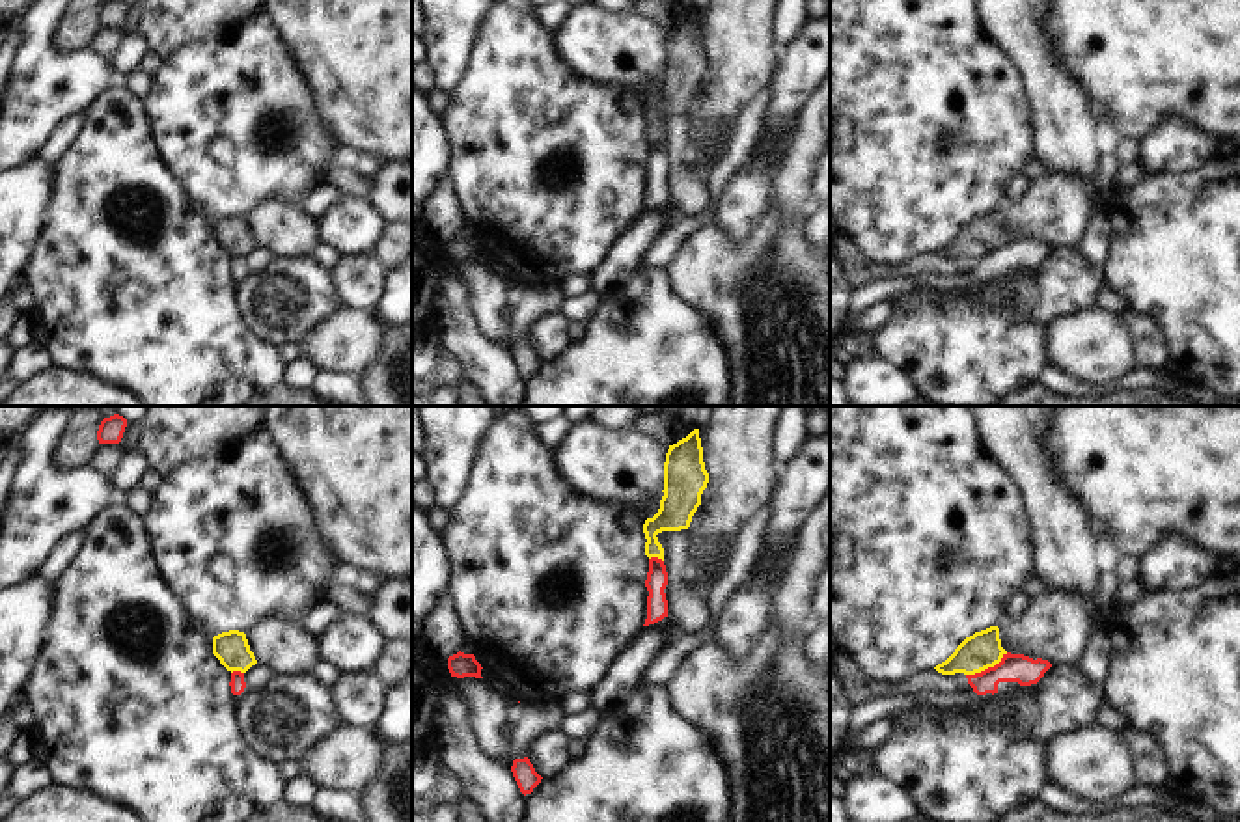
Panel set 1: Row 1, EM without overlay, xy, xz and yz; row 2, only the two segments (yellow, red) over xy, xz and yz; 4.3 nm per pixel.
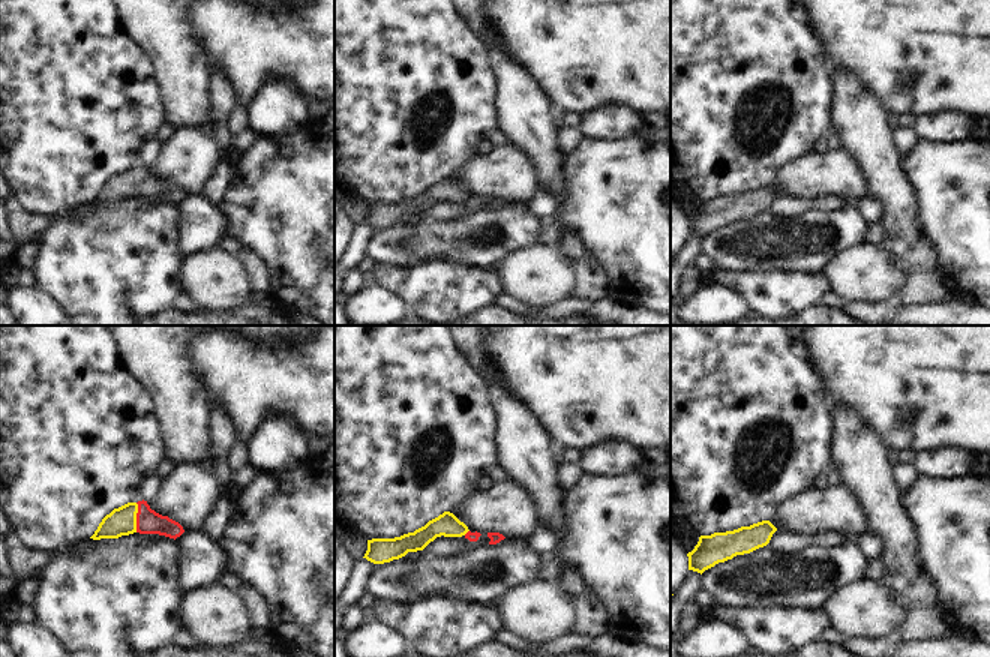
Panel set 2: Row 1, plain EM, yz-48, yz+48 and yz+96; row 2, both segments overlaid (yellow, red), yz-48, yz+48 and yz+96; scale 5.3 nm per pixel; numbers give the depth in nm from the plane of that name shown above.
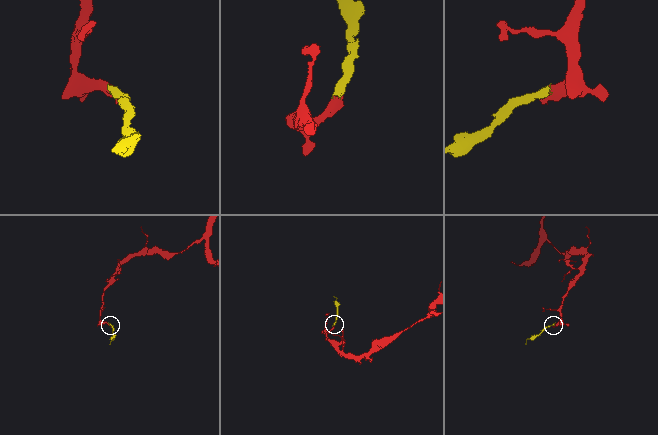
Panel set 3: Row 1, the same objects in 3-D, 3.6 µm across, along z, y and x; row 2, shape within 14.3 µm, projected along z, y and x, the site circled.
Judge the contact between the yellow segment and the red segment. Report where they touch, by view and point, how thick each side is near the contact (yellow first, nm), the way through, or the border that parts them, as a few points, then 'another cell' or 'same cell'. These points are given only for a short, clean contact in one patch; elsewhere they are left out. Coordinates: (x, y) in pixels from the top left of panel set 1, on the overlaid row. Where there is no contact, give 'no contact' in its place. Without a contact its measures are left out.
meets yellow in yz at (987, 668); 160 nm thick on the yellow side, 130 nm on the other; runs through yz (983, 649), (987, 668), (1013, 668); same cell

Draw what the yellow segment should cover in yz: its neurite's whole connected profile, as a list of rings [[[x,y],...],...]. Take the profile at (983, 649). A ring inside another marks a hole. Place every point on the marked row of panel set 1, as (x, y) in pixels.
[[[990,626],[966,637],[934,669],[942,675],[964,673],[977,695],[998,693],[999,682],[1037,684],[1052,667],[1048,660],[1011,654],[1001,647],[999,628]]]

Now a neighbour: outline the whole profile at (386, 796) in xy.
[[[375,727],[373,731],[379,738],[379,764],[373,775],[356,790],[365,822],[412,822],[412,740],[392,740]]]

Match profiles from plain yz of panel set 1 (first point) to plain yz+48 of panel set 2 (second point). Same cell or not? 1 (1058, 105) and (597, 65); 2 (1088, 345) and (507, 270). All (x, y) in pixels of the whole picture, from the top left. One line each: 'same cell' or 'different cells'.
1: different cells
2: same cell

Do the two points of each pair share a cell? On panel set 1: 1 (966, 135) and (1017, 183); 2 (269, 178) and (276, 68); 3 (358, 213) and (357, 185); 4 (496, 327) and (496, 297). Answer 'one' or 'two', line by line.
1: two
2: one
3: two
4: one

